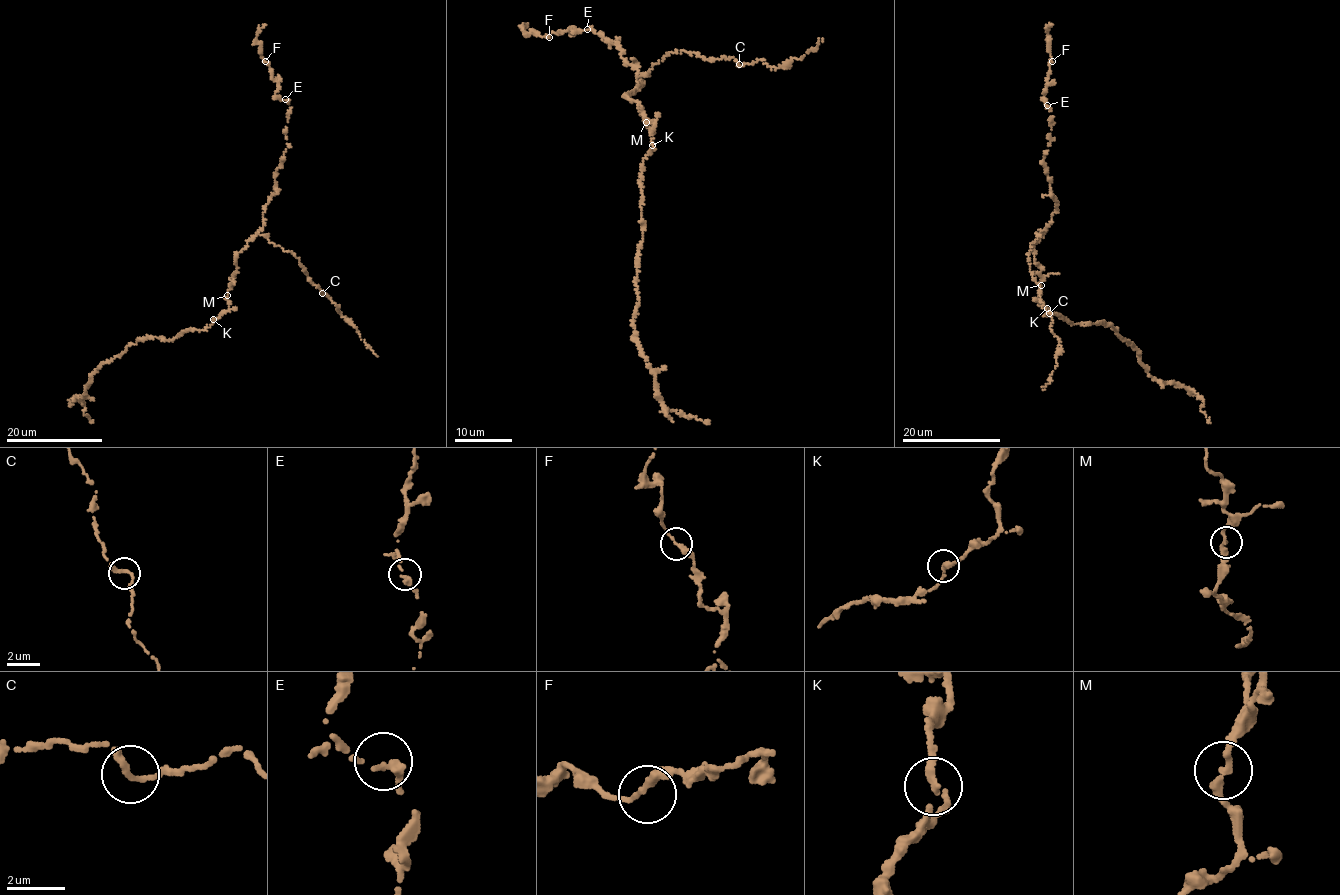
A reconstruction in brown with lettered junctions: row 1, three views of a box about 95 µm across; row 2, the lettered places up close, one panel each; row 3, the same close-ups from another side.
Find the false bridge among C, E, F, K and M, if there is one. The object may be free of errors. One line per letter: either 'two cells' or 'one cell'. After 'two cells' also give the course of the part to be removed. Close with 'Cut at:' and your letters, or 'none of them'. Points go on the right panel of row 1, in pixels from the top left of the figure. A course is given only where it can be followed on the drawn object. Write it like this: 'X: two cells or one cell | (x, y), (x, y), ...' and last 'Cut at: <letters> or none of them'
C: one cell
E: one cell
F: one cell
K: one cell
M: one cell
Cut at: none of them

